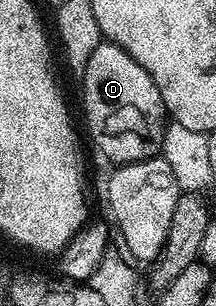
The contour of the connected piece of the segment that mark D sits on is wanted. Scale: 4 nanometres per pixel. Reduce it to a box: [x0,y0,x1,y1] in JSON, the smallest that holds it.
[81,40,169,166]

